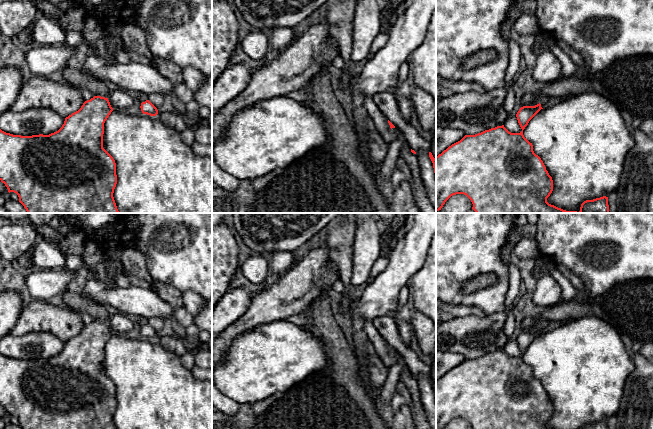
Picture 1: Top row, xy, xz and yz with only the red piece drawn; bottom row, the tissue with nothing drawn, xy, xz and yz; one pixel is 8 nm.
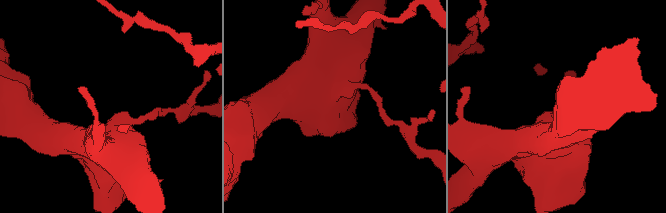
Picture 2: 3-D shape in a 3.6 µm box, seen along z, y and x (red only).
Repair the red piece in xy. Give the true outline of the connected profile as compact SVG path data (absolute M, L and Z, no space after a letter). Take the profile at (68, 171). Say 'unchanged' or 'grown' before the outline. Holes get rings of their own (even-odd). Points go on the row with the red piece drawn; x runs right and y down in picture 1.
unchanged | M94 96L83 103L81 108L65 118L62 127L49 135L21 136L6 133L0 129L0 180L8 189L19 197L19 202L27 213L119 213L113 193L117 184L116 163L113 157L103 148L104 123L113 111L108 98Z

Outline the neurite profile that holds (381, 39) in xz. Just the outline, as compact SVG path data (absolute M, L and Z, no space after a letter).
M379 32L379 34L373 40L370 57L374 55L378 50L380 50L388 41L388 33Z

